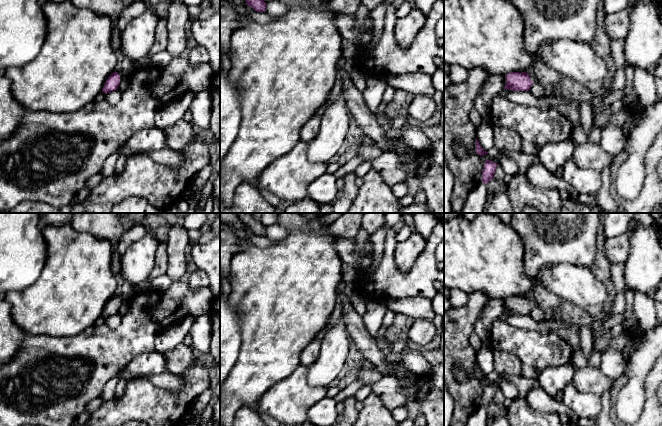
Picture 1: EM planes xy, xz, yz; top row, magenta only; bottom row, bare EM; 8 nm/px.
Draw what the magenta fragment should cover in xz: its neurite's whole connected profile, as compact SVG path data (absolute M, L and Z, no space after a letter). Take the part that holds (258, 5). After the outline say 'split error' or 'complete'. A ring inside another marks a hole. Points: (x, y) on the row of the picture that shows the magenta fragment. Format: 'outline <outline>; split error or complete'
outline M245 0L246 4L252 7L255 11L264 12L266 3L263 0Z; complete

